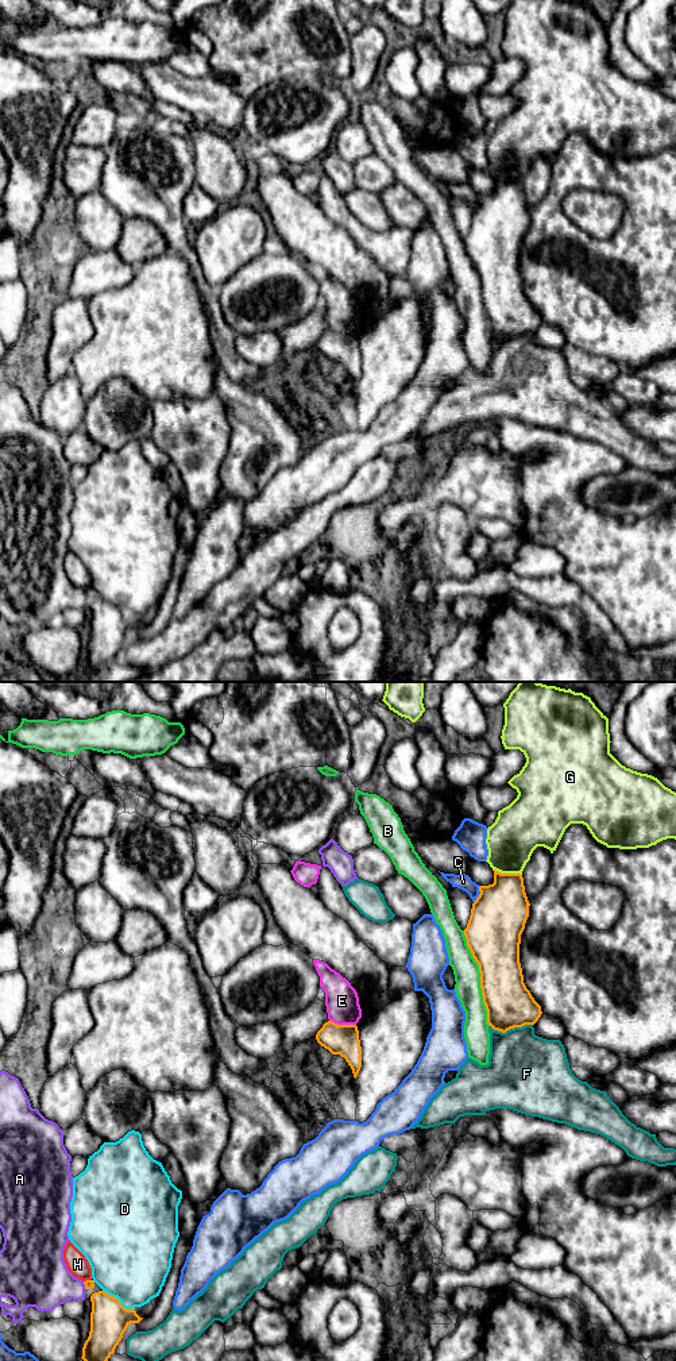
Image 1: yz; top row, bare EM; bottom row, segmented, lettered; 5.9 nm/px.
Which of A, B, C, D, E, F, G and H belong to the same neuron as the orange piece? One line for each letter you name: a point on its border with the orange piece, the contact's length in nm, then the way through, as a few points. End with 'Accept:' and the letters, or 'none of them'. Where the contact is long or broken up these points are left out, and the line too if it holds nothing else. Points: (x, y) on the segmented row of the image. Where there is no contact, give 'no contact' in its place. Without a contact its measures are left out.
Accept: none of them

